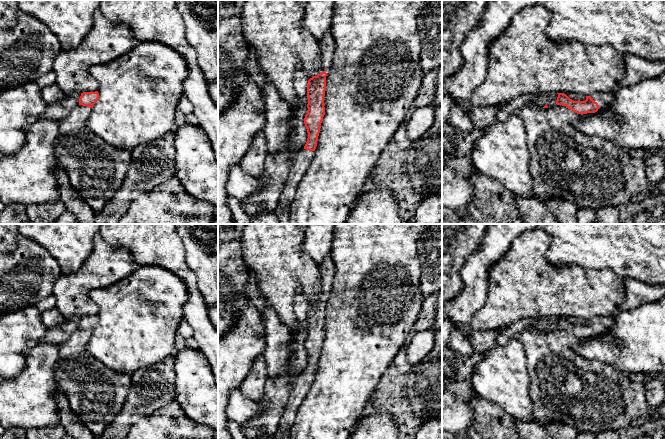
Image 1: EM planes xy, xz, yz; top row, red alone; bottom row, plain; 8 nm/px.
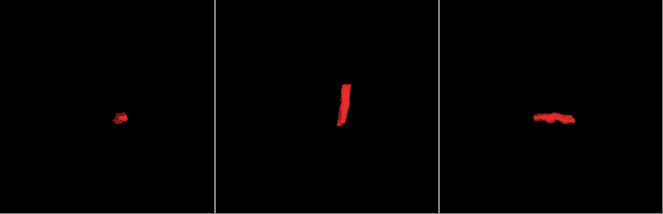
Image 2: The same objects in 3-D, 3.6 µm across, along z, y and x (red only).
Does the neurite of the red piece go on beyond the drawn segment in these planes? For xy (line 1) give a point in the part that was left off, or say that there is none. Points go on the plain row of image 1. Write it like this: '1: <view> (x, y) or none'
1: none

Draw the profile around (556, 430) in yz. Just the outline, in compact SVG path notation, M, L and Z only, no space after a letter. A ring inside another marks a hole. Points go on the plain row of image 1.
M551 422L545 426L552 439L577 439L579 431L568 423Z

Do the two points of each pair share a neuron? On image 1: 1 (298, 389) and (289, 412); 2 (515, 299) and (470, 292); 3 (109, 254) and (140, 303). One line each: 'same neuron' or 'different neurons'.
1: same neuron
2: different neurons
3: different neurons

